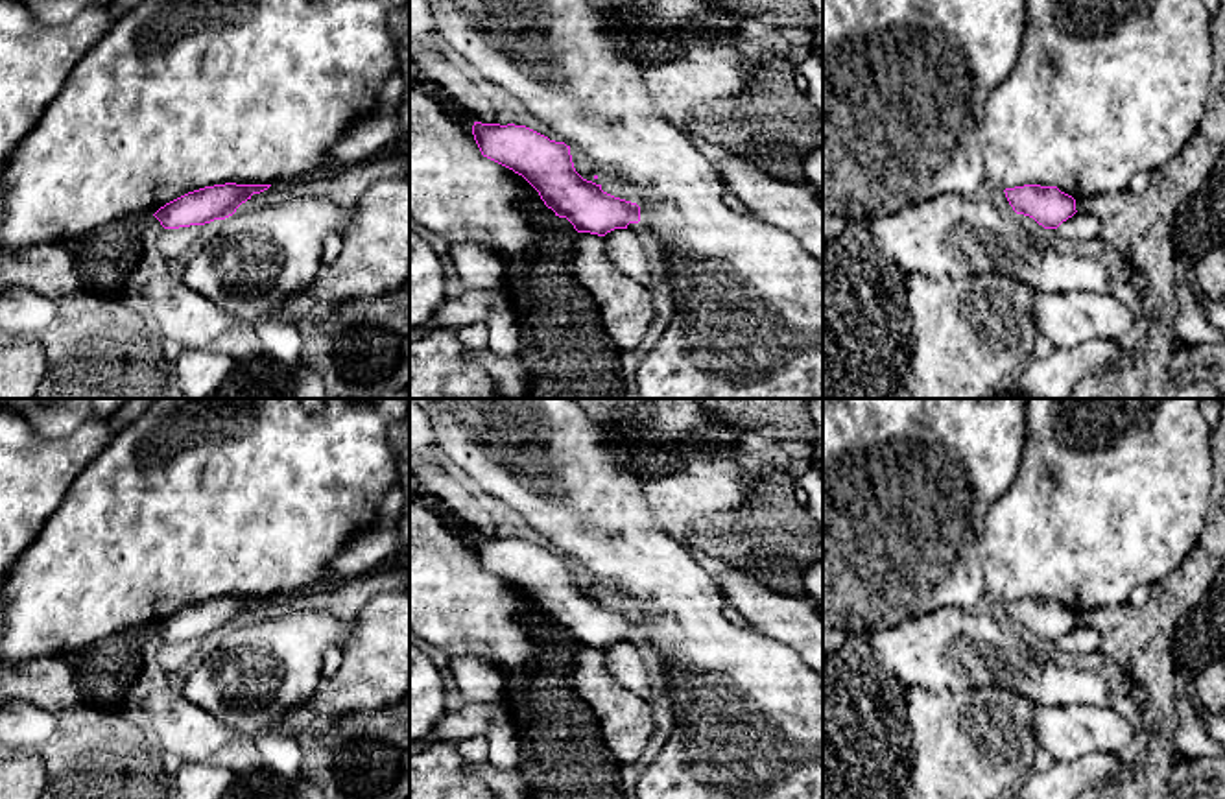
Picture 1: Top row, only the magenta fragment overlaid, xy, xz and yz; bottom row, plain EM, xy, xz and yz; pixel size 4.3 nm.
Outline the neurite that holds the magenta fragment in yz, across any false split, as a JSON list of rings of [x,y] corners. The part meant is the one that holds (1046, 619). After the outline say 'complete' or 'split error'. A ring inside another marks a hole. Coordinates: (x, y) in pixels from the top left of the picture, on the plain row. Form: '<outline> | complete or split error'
[[[1024,598],[1004,605],[1017,627],[1033,631],[1044,642],[1057,642],[1077,626],[1076,613],[1057,600]]] | complete

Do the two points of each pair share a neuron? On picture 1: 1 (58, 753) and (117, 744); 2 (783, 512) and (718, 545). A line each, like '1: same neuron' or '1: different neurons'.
1: same neuron
2: same neuron

